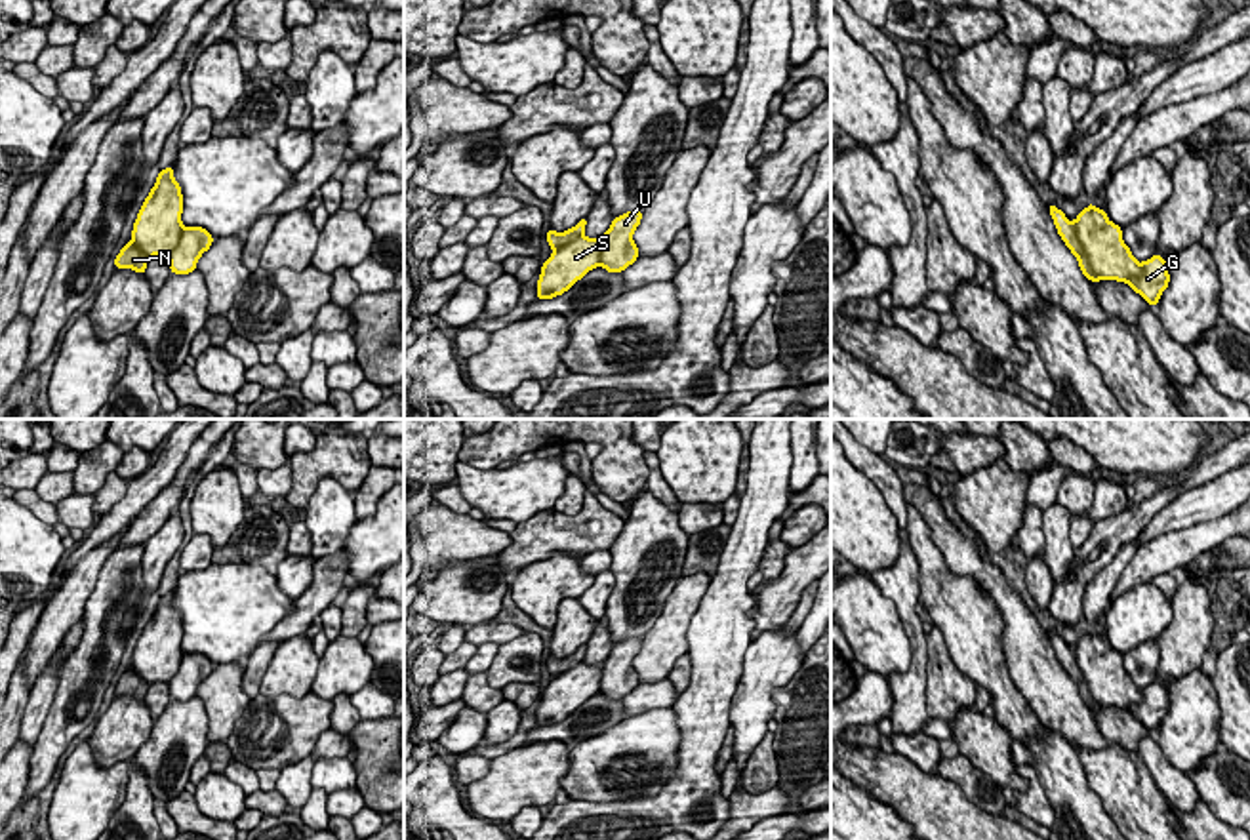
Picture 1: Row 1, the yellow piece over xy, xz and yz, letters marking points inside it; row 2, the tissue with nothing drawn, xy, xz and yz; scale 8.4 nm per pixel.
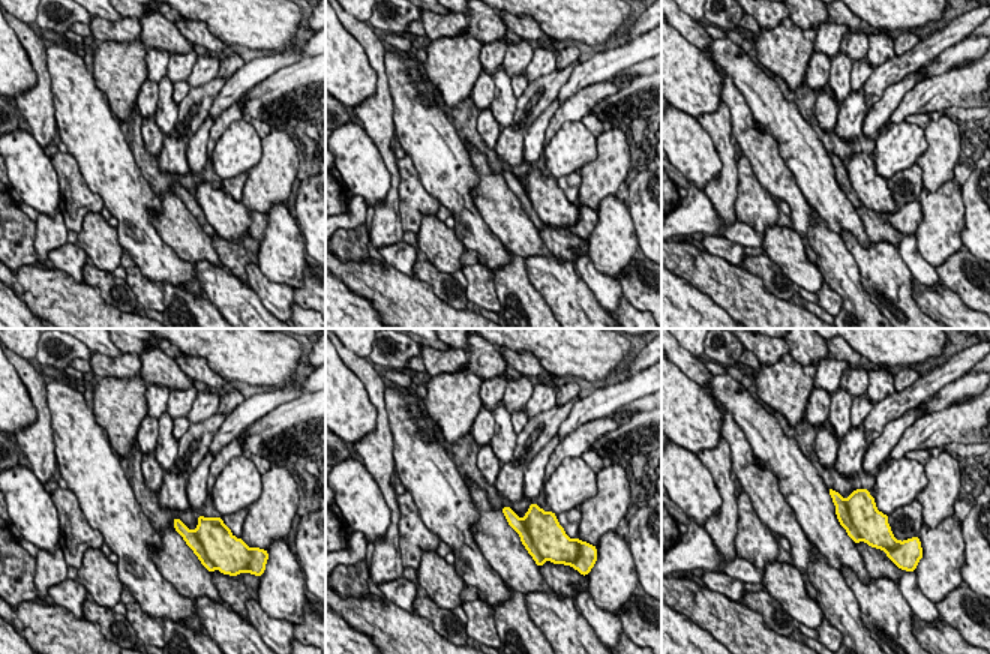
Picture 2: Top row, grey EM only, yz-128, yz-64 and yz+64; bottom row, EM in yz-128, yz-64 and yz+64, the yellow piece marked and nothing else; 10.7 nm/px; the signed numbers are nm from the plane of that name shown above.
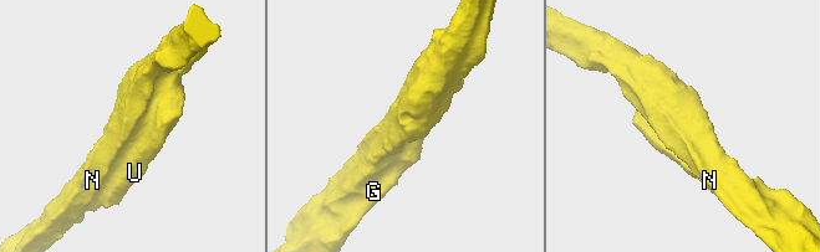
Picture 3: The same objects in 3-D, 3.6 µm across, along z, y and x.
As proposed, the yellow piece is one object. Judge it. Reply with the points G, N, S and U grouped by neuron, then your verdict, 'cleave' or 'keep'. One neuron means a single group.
G S U / N; cleave

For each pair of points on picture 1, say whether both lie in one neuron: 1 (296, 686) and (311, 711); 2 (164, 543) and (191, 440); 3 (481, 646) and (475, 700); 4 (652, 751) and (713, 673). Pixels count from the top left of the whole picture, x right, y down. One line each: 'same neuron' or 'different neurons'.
1: different neurons
2: same neuron
3: same neuron
4: different neurons

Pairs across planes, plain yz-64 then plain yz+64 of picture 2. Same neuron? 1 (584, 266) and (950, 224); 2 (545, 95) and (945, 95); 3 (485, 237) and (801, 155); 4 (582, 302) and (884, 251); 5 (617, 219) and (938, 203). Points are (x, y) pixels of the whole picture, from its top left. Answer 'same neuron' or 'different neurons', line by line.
1: same neuron
2: same neuron
3: different neurons
4: same neuron
5: same neuron

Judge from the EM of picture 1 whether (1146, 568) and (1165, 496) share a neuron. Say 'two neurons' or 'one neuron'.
one neuron

